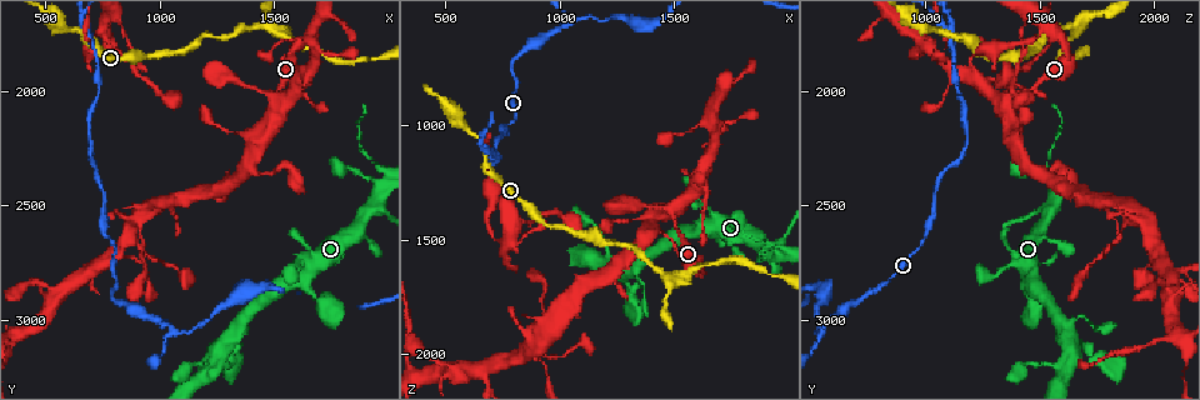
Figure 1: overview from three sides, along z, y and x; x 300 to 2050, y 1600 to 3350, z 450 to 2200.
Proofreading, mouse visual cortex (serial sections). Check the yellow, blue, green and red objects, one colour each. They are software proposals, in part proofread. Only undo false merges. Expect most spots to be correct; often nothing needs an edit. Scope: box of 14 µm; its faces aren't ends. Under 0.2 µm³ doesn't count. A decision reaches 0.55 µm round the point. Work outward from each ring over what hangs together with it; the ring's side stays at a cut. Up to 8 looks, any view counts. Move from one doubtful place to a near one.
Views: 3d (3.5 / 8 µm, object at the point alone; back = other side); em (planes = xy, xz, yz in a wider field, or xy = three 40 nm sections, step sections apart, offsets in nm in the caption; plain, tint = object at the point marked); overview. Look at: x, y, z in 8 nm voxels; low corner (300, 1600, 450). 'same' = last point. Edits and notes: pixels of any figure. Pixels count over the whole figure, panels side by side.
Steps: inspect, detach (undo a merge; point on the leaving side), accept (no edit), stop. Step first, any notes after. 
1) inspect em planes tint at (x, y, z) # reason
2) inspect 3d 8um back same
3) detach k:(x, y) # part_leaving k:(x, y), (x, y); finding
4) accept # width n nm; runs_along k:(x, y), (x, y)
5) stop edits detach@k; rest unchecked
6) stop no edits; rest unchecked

inspect 3d 8um at (700, 1770, 1110) # three arms meet

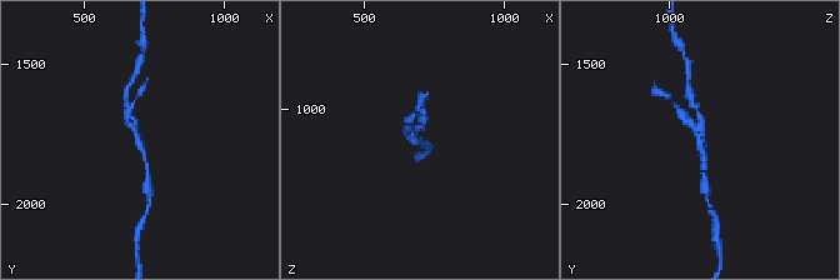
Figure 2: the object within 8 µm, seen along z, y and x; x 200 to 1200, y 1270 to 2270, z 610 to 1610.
inspect 3d 3.5um back at (690, 1760, 1100) # zoom in

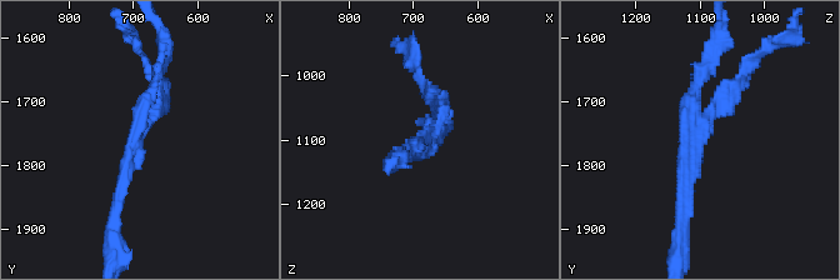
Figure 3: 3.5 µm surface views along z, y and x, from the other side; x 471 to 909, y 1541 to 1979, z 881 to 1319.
inspect em xy step 5 tint at (695, 1765, 1105) # arms 3; arm_widths 150, 150, 150 nm; now the EM

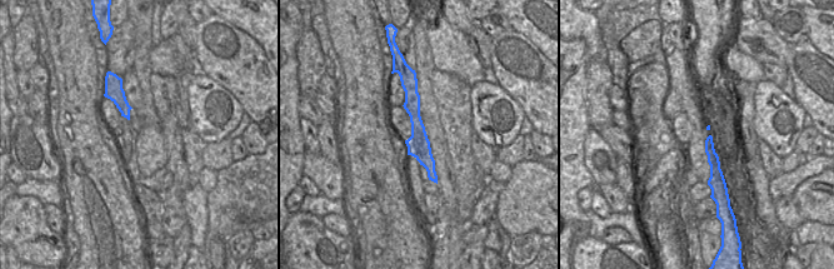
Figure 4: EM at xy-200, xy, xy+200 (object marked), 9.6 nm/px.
accept # runs_along 3:(681, 220), (701, 120), (736, 81); all the same cell

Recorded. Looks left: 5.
inspect 3d 8um back at (1450, 1700, 1670)

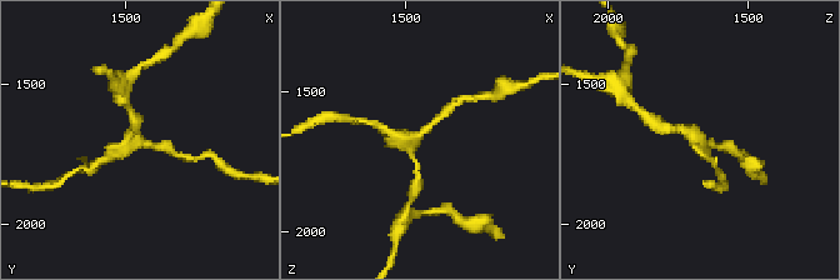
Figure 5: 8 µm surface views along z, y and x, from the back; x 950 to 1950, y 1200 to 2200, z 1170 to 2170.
inspect 3d 3.5um back at (1460, 1710, 1650) # zoom in

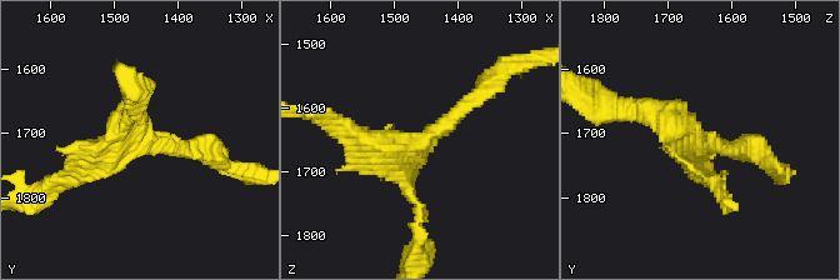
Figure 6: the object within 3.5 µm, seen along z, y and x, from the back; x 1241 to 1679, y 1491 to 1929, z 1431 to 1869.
inspect em planes tint at (1460, 1710, 1660)

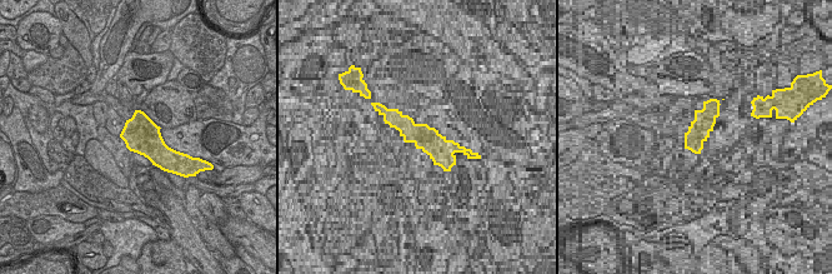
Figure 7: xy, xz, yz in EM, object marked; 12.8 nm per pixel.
accept # runs_along 6:(484, 90), (423, 144), (350, 129); all the same cell

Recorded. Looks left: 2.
inspect 3d 3.5um at (1940, 2510, 1560) # thin arm on a thick one

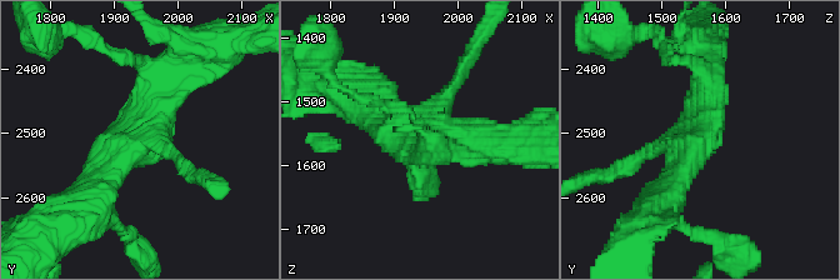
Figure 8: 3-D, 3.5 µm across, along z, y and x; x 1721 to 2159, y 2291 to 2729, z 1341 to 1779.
inspect em xy step 1 tint at (1940, 2515, 1550) # arms 3; arm_widths 150, 400, 450 nm

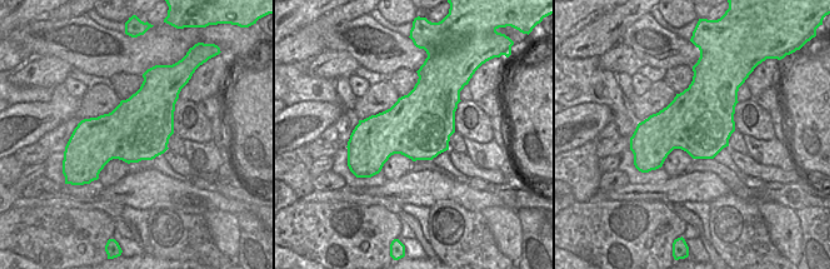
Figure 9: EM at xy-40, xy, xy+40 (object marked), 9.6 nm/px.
accept # runs_along 8:(90, 200), (148, 135), (168, 70); one cell here

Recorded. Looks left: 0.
stop no edits; rest unchecked

